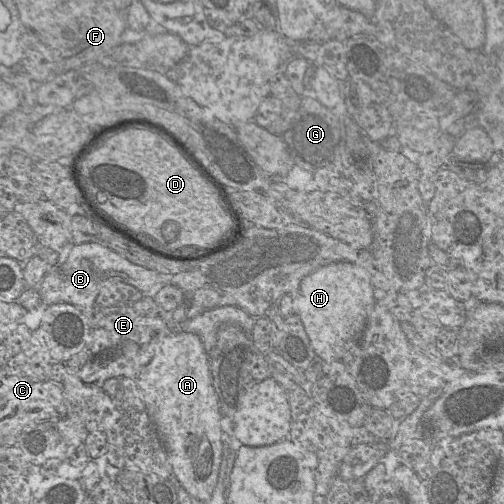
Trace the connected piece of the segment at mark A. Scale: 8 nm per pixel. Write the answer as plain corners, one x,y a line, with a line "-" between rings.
172,332
158,346
153,358
137,376
137,385
148,414
164,446
173,471
194,501
207,502
217,484
223,454
222,414
213,388
209,358
194,333

